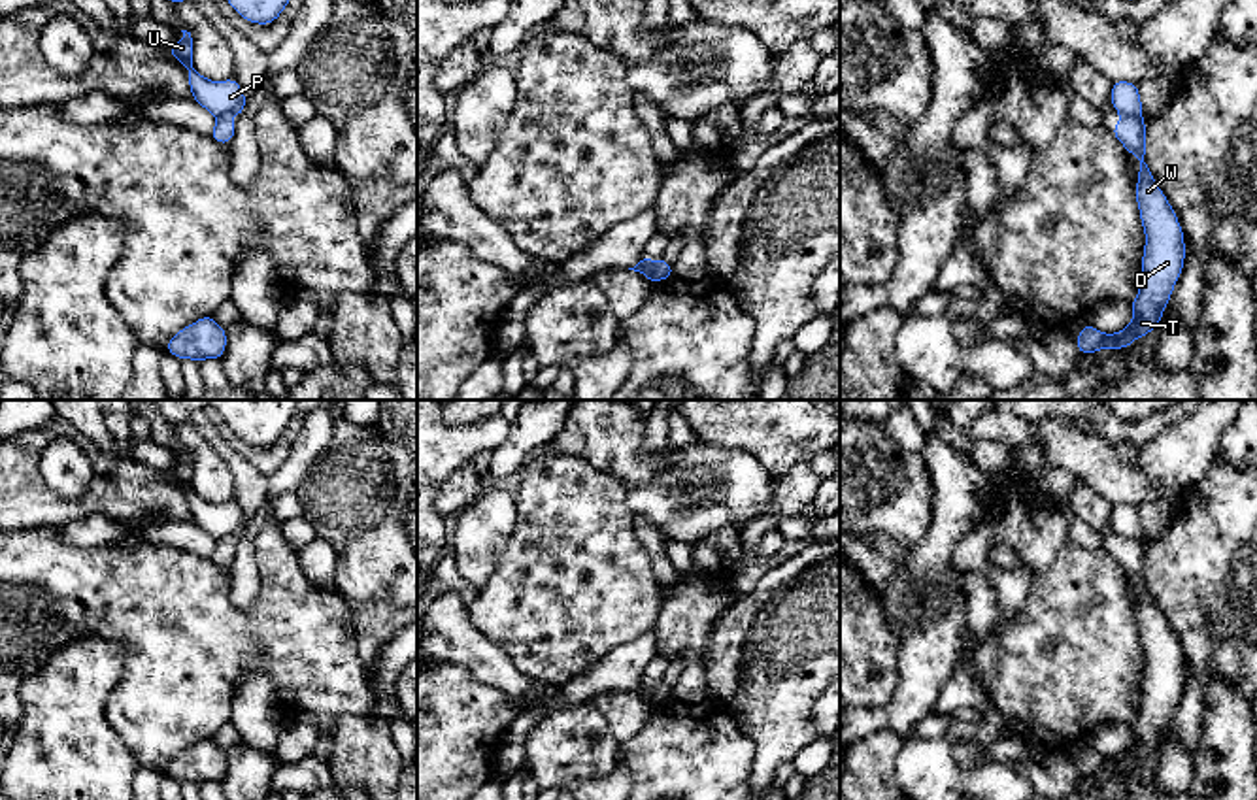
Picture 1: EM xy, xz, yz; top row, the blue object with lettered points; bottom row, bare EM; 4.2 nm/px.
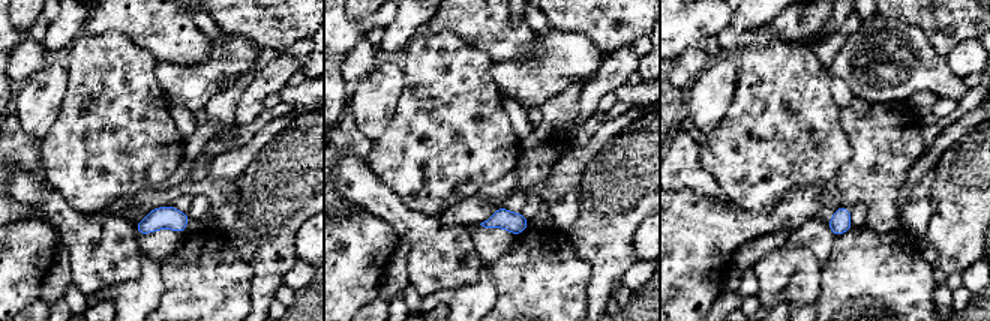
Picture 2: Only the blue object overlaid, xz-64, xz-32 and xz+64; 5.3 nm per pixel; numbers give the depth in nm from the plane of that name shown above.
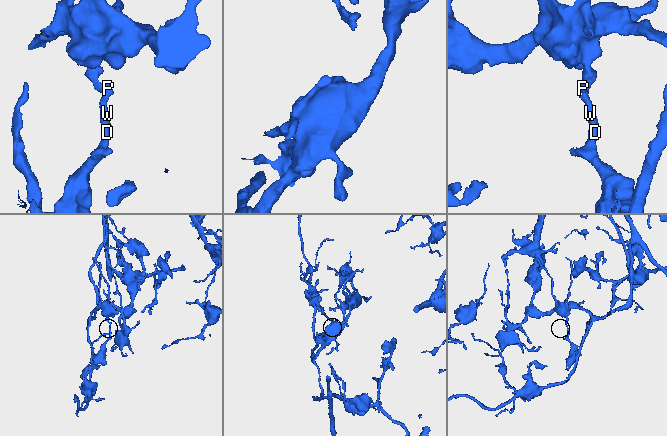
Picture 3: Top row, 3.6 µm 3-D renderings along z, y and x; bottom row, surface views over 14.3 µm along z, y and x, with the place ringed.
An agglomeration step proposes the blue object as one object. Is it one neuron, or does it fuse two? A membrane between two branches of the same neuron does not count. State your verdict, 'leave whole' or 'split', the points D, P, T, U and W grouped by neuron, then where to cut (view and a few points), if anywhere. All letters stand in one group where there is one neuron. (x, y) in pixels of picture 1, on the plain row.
split; groups D T W / P U; cut yz (1122, 536), (1140, 540)

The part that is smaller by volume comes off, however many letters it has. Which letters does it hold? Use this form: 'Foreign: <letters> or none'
Foreign: D, T, W

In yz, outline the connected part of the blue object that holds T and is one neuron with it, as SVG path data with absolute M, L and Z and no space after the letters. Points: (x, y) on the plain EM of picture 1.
M1121 538L1110 555L1132 579L1140 581L1134 617L1146 655L1142 702L1140 713L1131 725L1132 745L1115 757L1102 757L1083 743L1076 760L1076 770L1081 777L1091 777L1098 772L1127 772L1134 762L1157 751L1185 683L1183 653L1146 583L1146 543Z

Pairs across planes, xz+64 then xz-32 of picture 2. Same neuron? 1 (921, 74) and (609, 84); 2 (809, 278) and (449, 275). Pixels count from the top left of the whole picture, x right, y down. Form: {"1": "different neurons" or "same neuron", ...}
{"1": "different neurons", "2": "same neuron"}

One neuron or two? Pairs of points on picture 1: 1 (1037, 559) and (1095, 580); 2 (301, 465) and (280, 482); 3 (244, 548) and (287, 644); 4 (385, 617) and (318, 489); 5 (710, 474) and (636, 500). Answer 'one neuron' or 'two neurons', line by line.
1: two neurons
2: one neuron
3: two neurons
4: one neuron
5: one neuron

